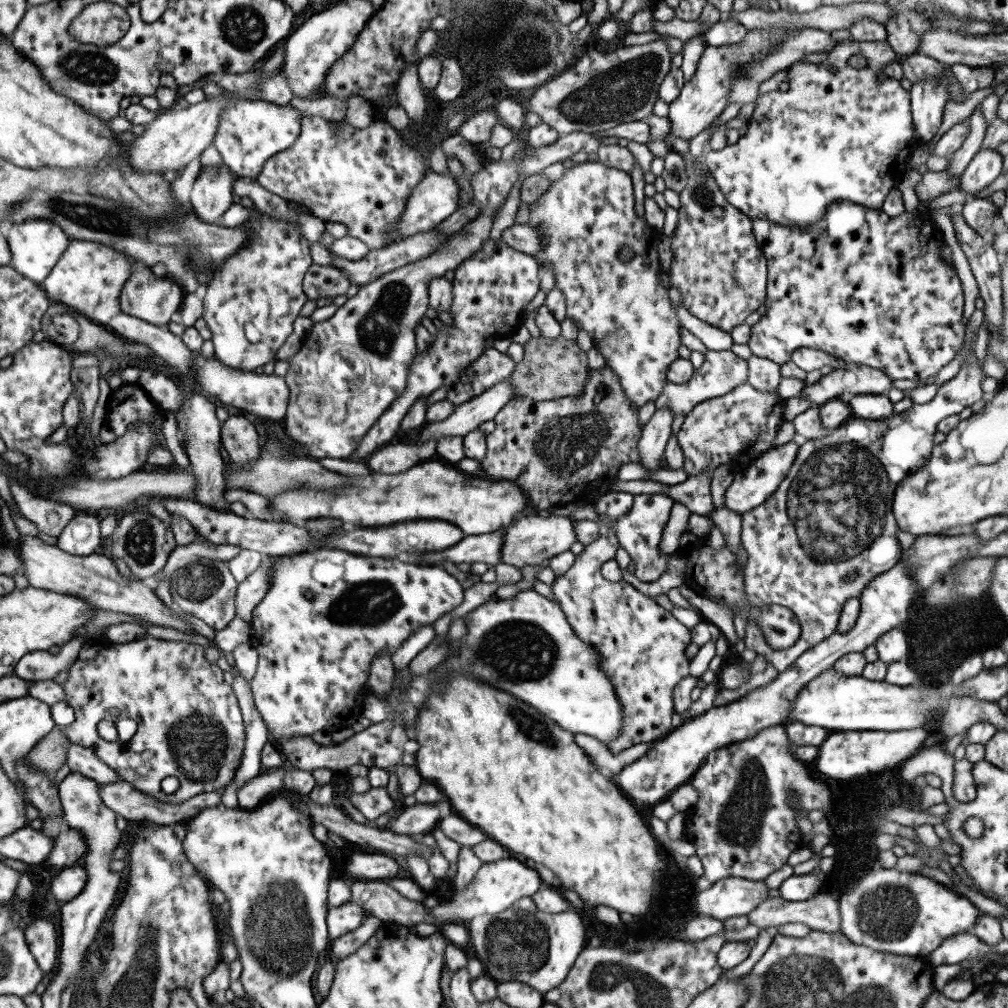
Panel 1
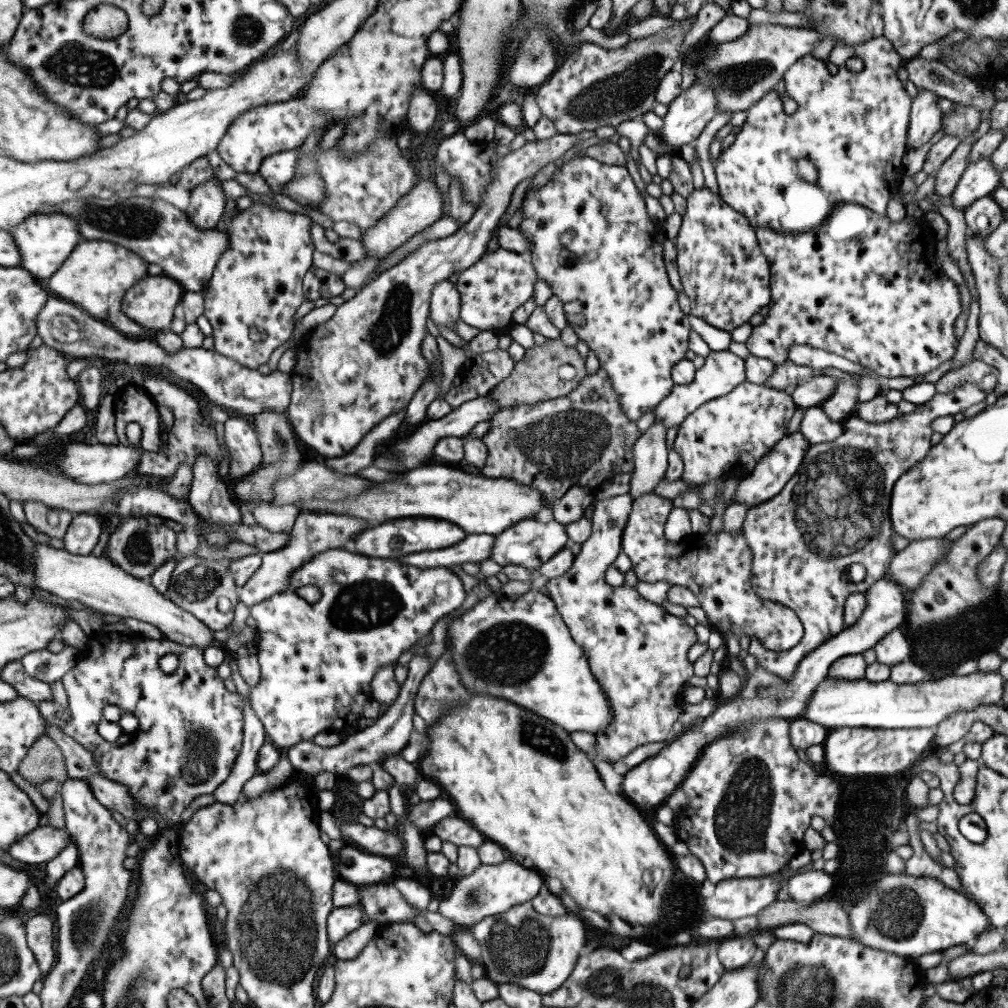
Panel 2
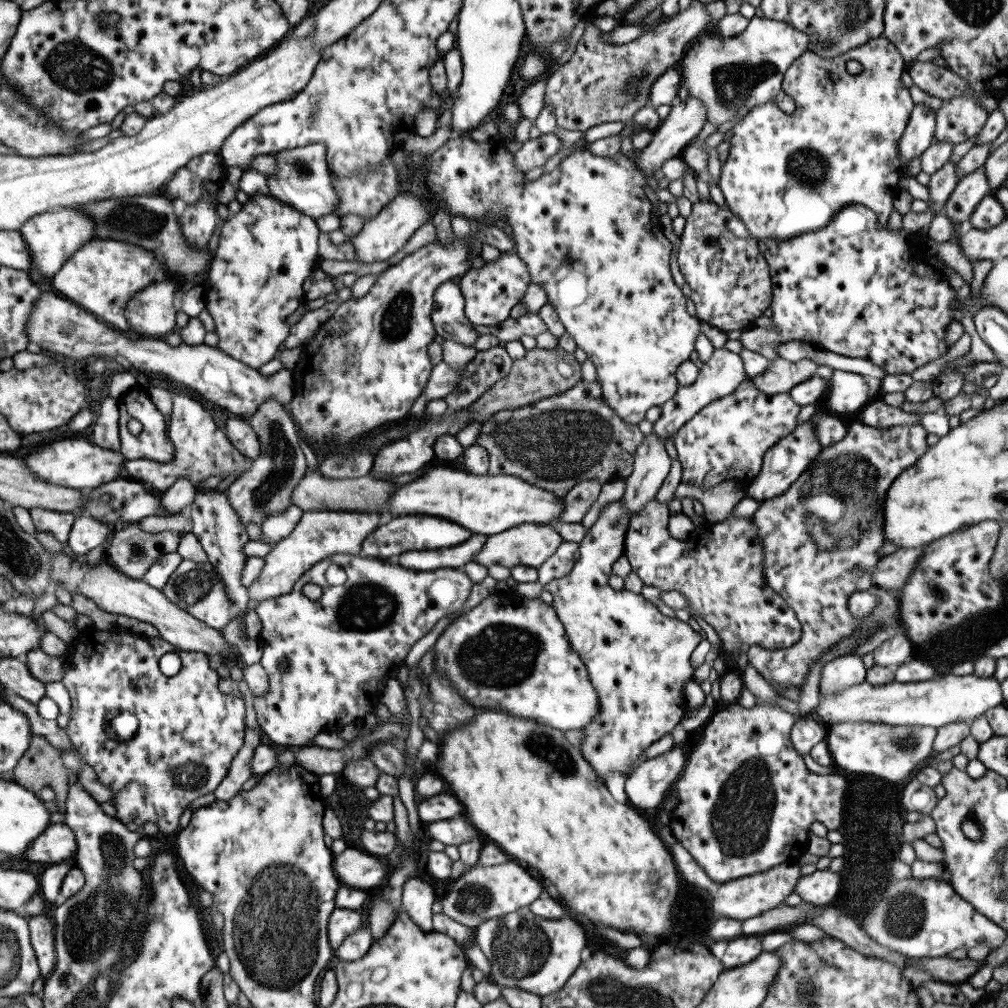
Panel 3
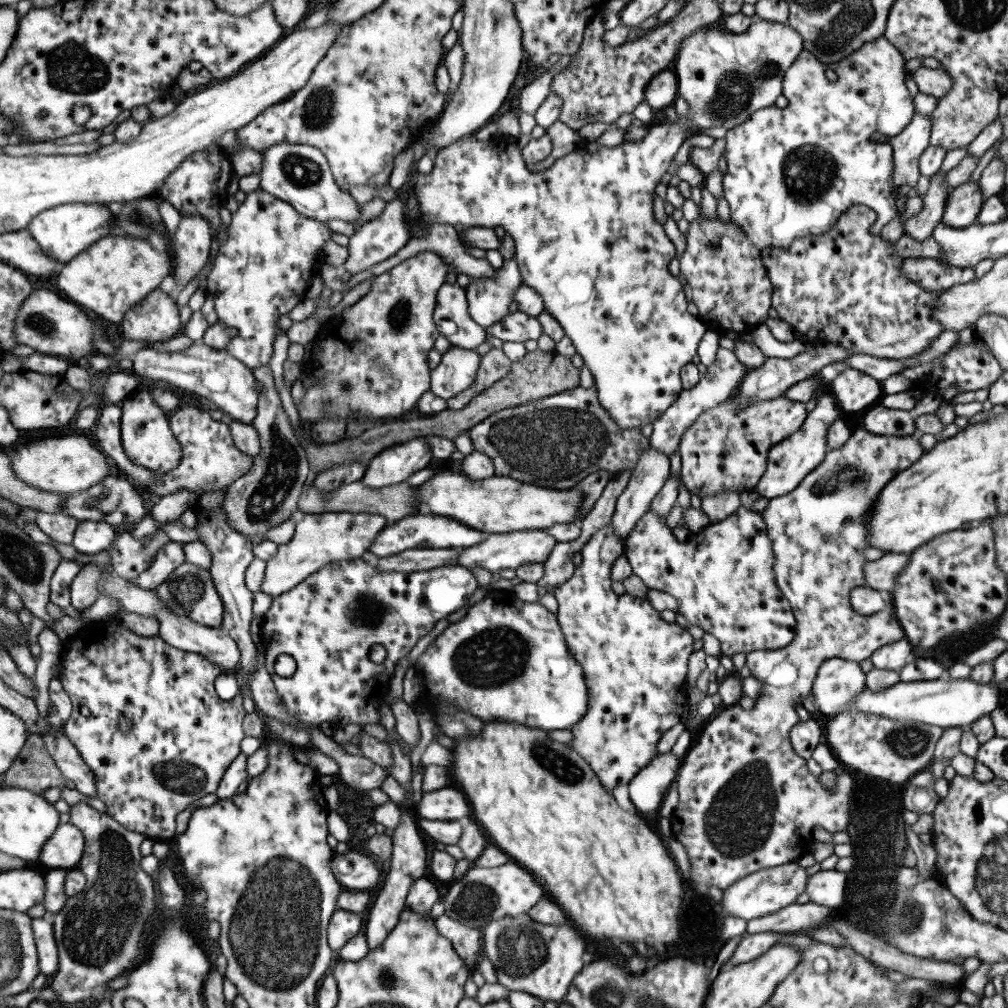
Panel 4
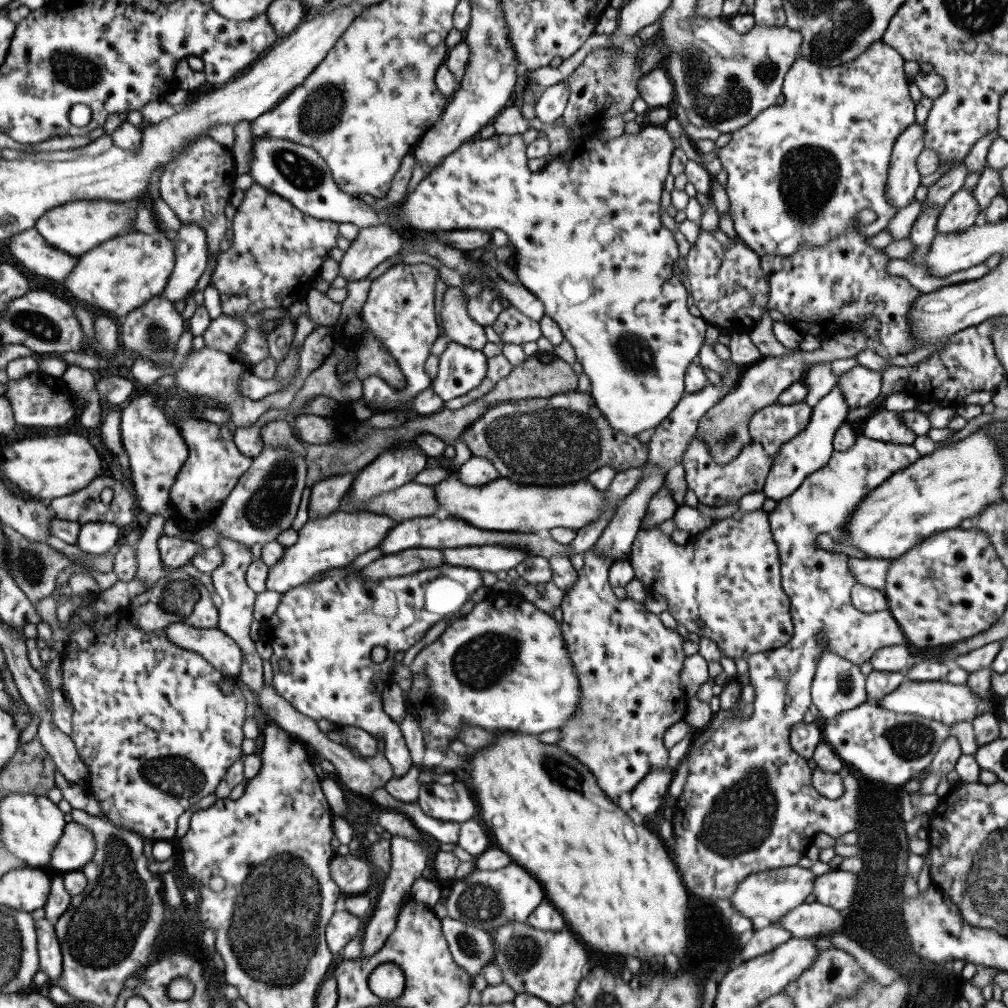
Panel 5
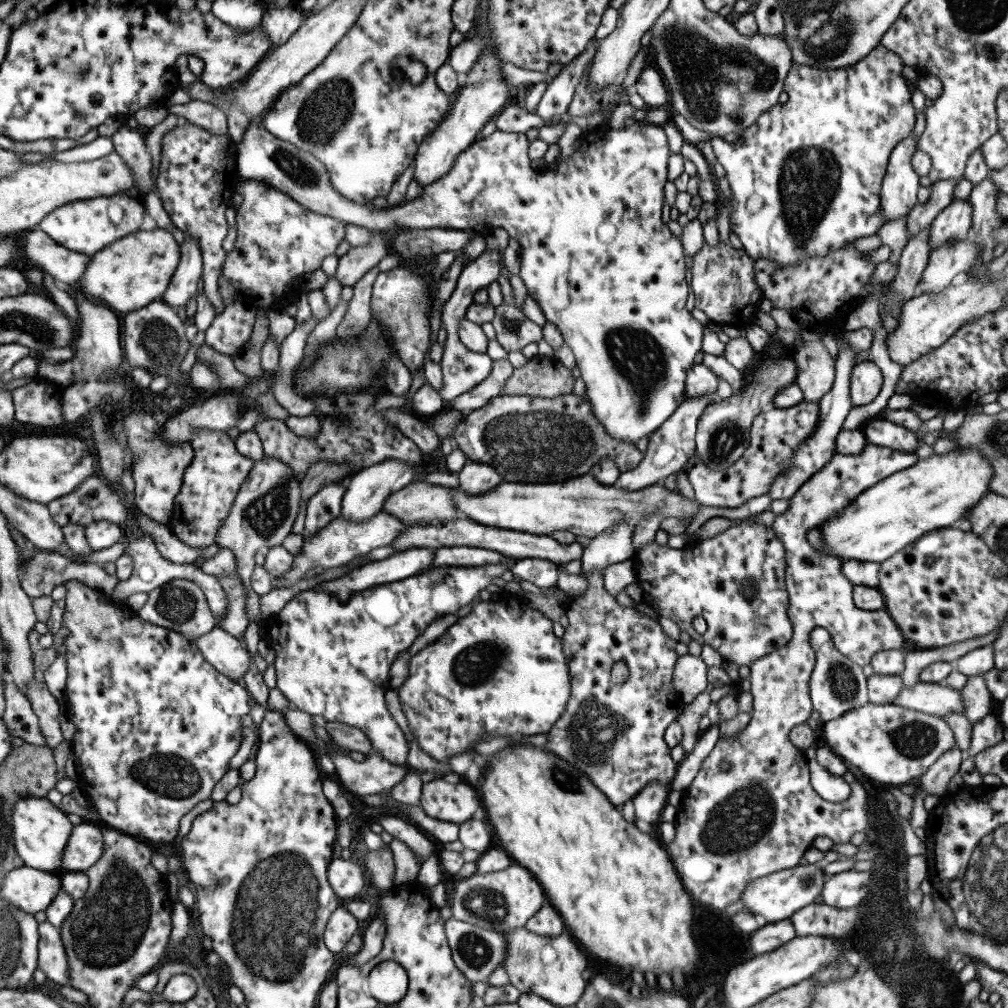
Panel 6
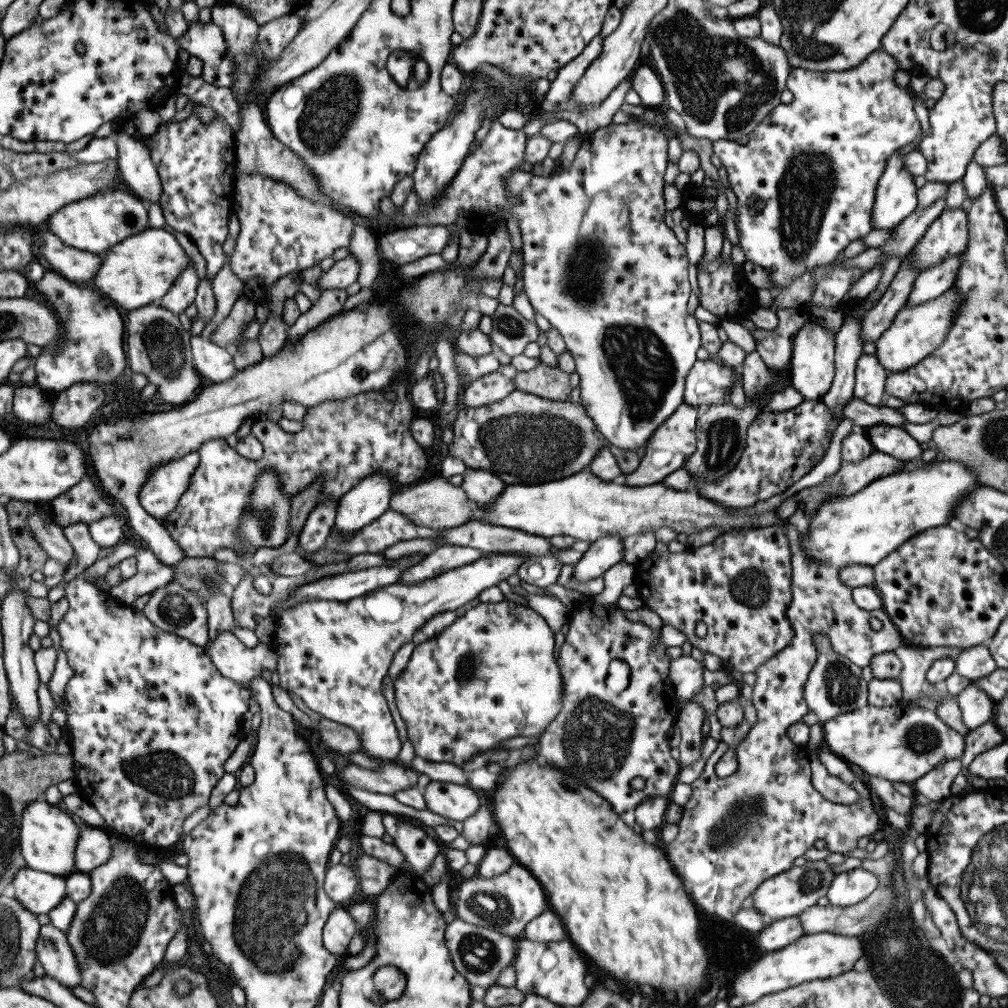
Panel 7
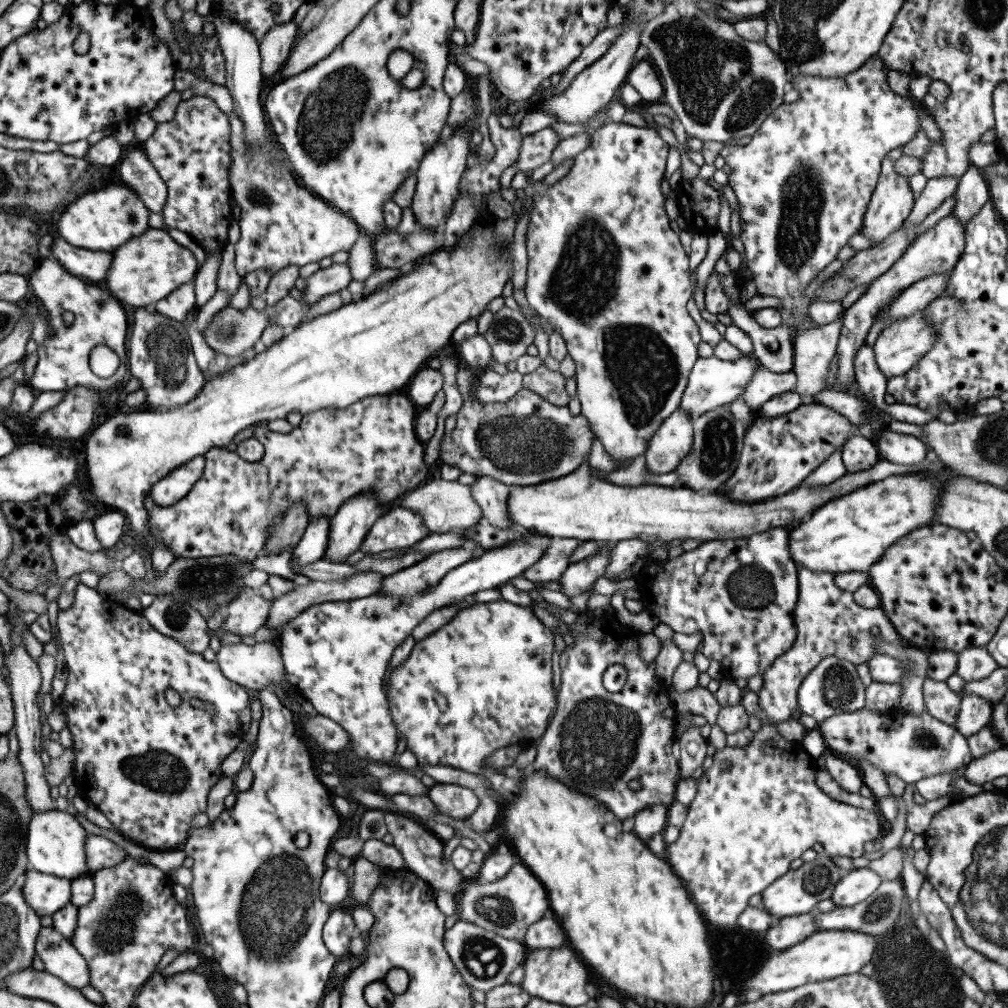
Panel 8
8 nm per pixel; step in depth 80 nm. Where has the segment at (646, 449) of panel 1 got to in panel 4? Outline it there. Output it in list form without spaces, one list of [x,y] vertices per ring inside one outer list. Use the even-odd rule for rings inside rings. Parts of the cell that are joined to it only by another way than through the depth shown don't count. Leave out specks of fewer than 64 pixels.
[[[648,445],[648,449],[639,455],[639,460],[637,460],[631,472],[629,482],[625,484],[621,495],[616,498],[616,503],[609,522],[616,537],[620,542],[623,542],[623,545],[625,539],[633,530],[635,523],[645,514],[645,511],[650,510],[651,500],[657,495],[657,492],[663,487],[665,480],[670,476],[669,459],[663,453],[658,452],[658,450]]]

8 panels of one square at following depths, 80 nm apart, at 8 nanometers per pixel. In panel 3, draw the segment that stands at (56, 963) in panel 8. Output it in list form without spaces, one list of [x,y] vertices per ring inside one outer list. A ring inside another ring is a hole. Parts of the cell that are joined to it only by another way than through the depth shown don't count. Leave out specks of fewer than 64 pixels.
[[[46,912],[29,917],[28,931],[40,977],[47,978],[55,967],[56,959],[54,927],[50,915]]]

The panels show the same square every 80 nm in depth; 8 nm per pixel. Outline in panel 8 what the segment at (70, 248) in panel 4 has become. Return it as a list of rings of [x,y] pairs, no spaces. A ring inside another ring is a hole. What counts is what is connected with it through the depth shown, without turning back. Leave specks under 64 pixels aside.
[[[125,184],[107,185],[77,197],[58,216],[54,235],[63,238],[67,244],[91,252],[112,253],[129,239],[141,235],[149,229],[149,211],[137,195]]]

